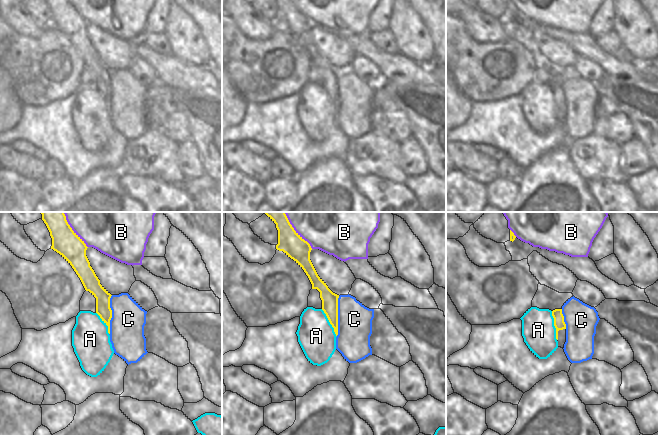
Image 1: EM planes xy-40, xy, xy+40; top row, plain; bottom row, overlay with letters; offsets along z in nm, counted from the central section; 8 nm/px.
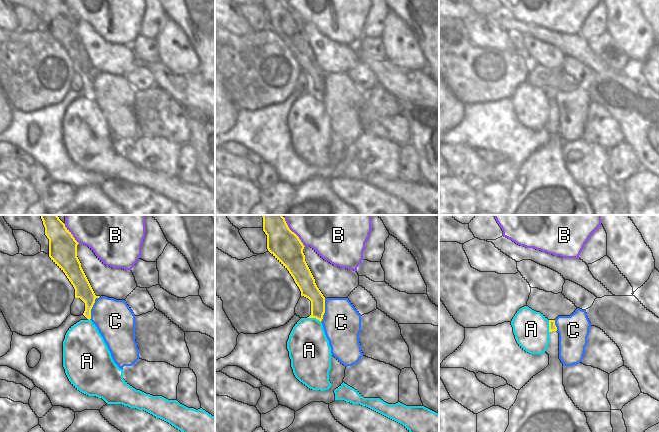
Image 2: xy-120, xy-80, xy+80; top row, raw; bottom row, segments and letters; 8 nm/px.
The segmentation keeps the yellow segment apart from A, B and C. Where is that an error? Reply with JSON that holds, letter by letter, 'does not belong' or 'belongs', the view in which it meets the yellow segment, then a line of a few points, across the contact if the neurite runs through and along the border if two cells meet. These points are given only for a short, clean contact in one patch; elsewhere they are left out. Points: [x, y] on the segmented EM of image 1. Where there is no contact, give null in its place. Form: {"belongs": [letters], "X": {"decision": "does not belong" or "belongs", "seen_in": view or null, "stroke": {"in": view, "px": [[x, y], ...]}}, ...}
{"belongs": [], "A": {"decision": "does not belong", "seen_in": "xy+40", "stroke": {"in": "xy+40", "px": [[551, 311], [555, 337], [557, 339]]}}, "B": {"decision": "does not belong", "seen_in": "xy", "stroke": {"in": "xy", "px": [[284, 212], [291, 226], [312, 248]]}}, "C": {"decision": "does not belong", "seen_in": "xy", "stroke": {"in": "xy", "px": [[339, 296], [338, 333], [336, 335]]}}}

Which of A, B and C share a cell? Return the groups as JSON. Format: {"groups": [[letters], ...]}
{"groups": [["A"], ["B"], ["C"]]}

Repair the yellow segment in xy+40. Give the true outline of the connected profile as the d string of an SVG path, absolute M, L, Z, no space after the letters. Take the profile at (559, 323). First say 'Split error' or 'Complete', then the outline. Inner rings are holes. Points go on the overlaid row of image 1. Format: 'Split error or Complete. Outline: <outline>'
Split error. Outline: M555 309L552 311L554 318L554 326L556 328L556 339L558 341L558 347L564 348L566 342L566 324L564 322L564 316L562 309Z

